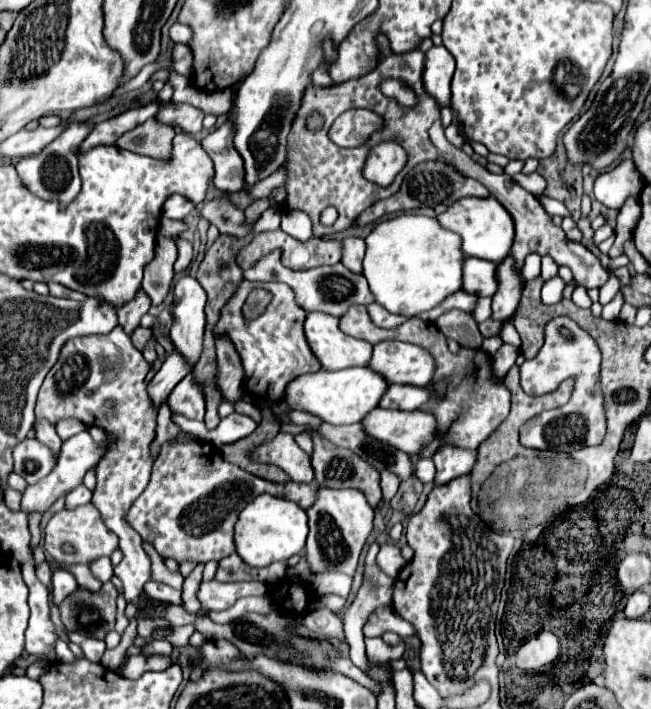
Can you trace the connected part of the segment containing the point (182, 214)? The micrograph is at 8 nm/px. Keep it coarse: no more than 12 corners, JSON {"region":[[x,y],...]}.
{"region":[[178,194],[162,208],[164,216],[184,220],[194,204]]}

